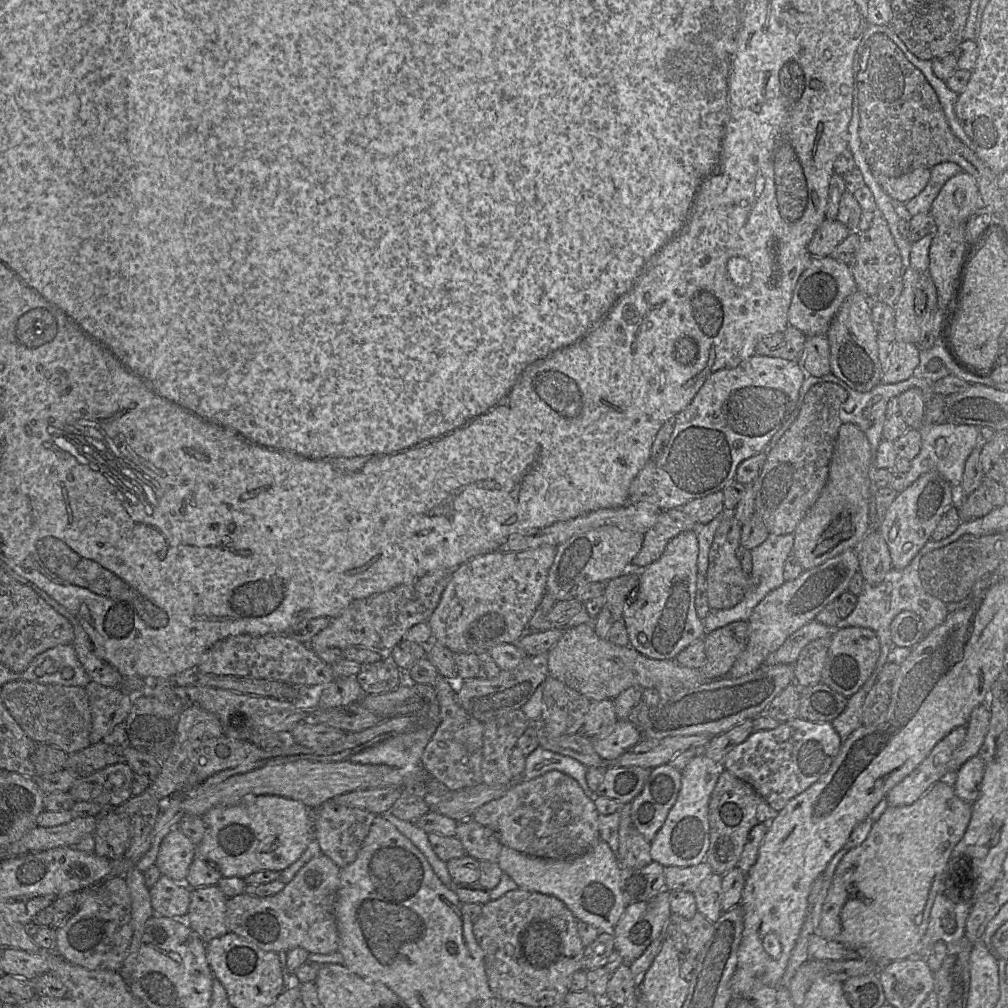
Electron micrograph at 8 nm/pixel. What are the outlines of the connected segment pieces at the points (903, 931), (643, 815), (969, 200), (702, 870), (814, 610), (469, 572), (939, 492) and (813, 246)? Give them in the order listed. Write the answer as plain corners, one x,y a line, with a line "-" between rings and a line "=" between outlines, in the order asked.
950,779
935,783
921,798
911,805
888,806
882,816
873,823
866,840
861,845
849,850
837,865
822,906
818,933
826,939
839,942
845,947
858,952
861,956
868,957
878,968
882,968
885,964
893,961
917,957
919,955
919,944
928,927
933,903
940,892
940,880
944,878
950,855
954,847
964,836
971,816
972,804
963,801
955,794
=
668,763
650,771
642,791
631,805
632,826
651,842
674,805
681,787
681,771
=
962,171
944,184
932,203
930,215
935,228
951,228
966,224
969,217
982,206
975,180
=
705,861
690,867
664,867
665,889
694,893
713,871
=
848,549
819,566
804,570
796,579
785,581
770,591
752,610
748,621
748,640
727,677
738,678
757,669
789,635
800,629
829,603
848,591
849,582
859,570
856,549
=
543,545
541,547
527,549
518,552
502,552
495,551
484,555
477,555
467,562
455,568
452,572
449,583
444,589
440,602
427,623
430,625
432,631
432,641
441,644
450,649
453,653
482,653
489,652
491,648
502,643
516,643
527,631
529,631
529,621
539,605
544,593
546,592
547,577
549,569
555,559
557,546
=
937,471
921,475
897,494
878,526
878,531
889,549
892,569
902,570
910,564
930,540
939,519
950,506
956,507
958,511
959,495
=
825,219
810,240
808,250
812,257
830,256
849,234
849,229
840,221

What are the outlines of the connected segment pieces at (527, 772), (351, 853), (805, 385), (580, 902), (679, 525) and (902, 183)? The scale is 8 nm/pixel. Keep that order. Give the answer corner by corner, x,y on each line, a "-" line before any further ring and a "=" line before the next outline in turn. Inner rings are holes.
538,746
526,756
525,768
520,779
531,780
549,771
557,770
574,778
589,797
595,797
595,792
589,788
586,781
587,767
569,756
552,752
=
331,799
312,810
313,837
318,841
321,853
339,868
344,868
356,859
375,817
374,813
338,805
=
829,373
827,375
824,375
822,377
815,377
815,376
809,376
806,375
805,379
803,380
802,386
799,391
799,400
797,403
796,408
800,408
802,405
802,402
804,400
804,397
808,390
818,384
818,383
823,383
823,382
830,382
837,384
840,386
842,389
844,389
848,397
844,403
841,404
840,409
839,409
839,419
841,423
852,423
858,426
860,430
862,430
871,447
871,463
870,463
870,469
869,469
869,478
871,480
870,487
869,487
869,498
868,498
868,518
870,520
870,530
871,529
877,529
877,517
876,517
876,503
875,503
875,495
878,489
876,486
872,483
873,482
873,474
876,471
876,466
875,466
875,460
876,460
876,453
878,446
880,442
883,440
882,436
882,430
884,423
887,419
885,411
886,411
886,406
887,402
894,397
898,397
901,393
907,391
910,388
917,387
921,389
925,402
926,401
931,401
933,395
935,395
932,391
932,383
929,382
927,379
923,378
922,376
918,374
914,374
907,380
894,383
894,384
882,384
879,383
876,385
871,391
869,392
858,392
853,389
851,389
847,384
845,384
843,381
841,381
839,378
834,376
832,373
=
600,839
587,853
567,859
533,857
503,846
497,863
518,888
558,898
579,921
590,924
599,931
613,931
626,908
620,890
622,867
604,840
=
681,508
661,511
656,523
644,534
641,550
632,561
631,568
635,570
642,570
660,558
666,545
672,538
686,530
697,531
698,527
699,525
691,517
685,514
=
917,168
899,177
886,177
877,173
873,175
892,200
907,203
926,187
930,179
930,169

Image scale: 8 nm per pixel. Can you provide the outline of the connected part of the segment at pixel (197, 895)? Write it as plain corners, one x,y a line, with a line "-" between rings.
217,885
191,889
184,921
205,944
228,932
226,902
227,897

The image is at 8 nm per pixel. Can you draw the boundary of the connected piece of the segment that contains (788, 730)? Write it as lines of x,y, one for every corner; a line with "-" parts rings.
796,717
781,722
771,730
753,731
743,742
733,747
724,757
722,765
737,778
749,784
775,811
805,791
830,768
838,755
842,739
830,722
810,722

